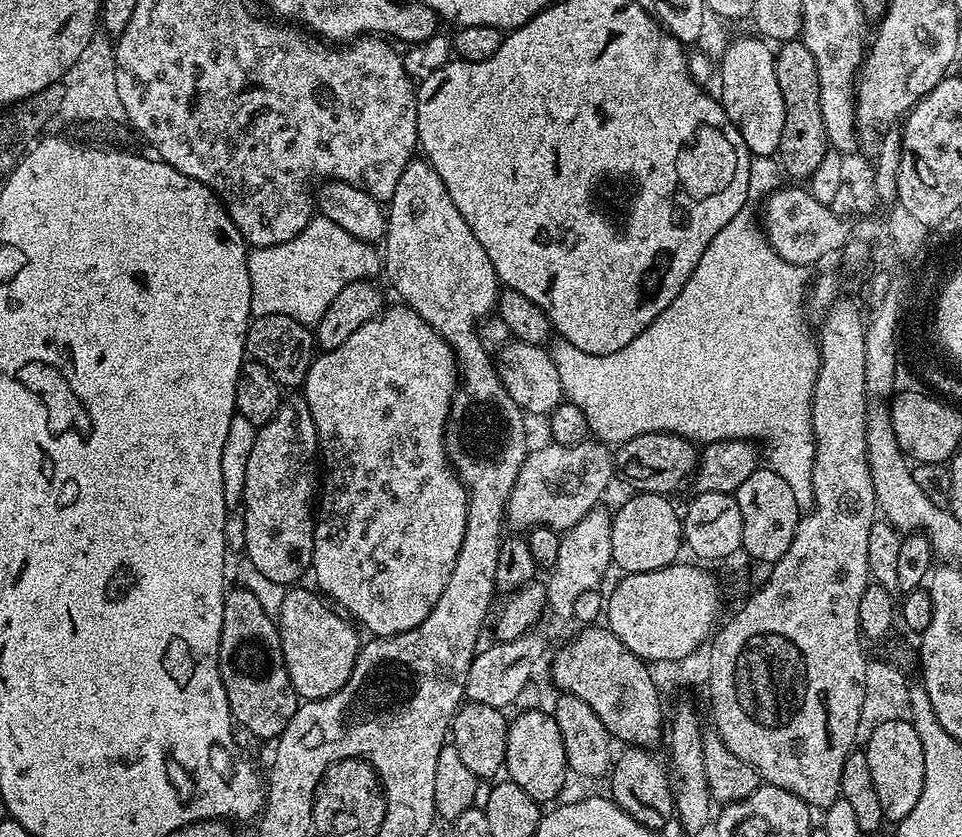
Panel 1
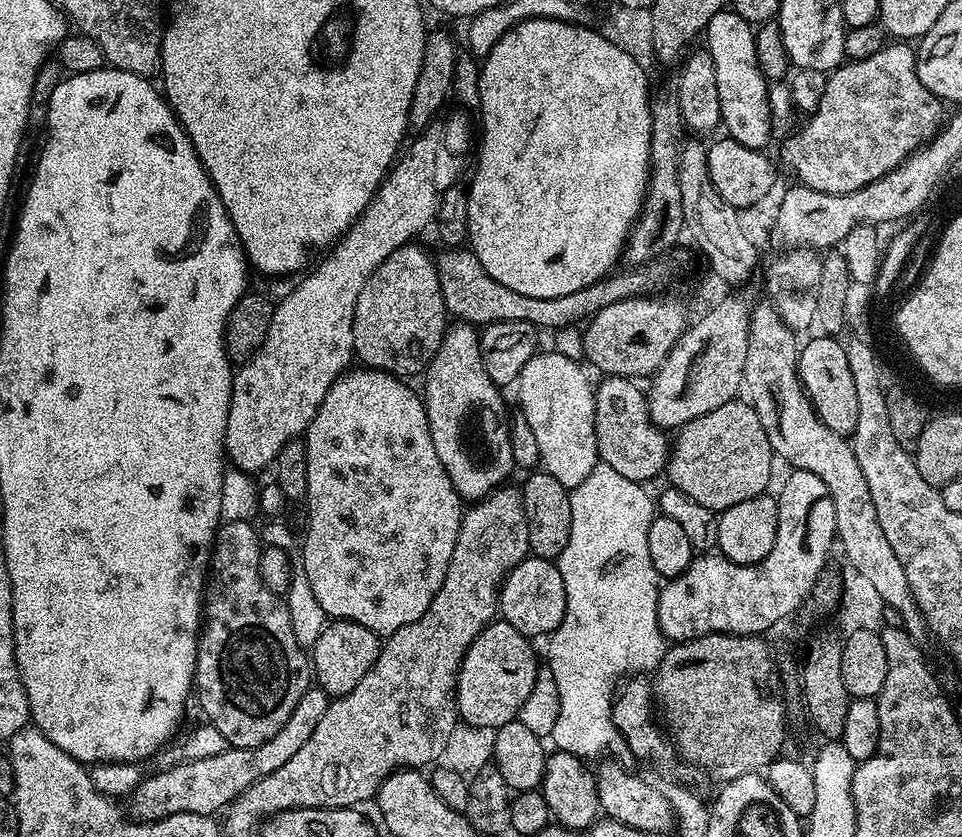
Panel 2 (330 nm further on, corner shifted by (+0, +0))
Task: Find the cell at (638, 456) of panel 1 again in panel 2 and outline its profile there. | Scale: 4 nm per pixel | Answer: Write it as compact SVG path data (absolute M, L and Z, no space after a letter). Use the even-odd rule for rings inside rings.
M740 398L731 400L726 402L726 406L718 406L718 410L702 414L702 418L686 422L675 433L668 453L667 483L680 490L686 498L717 514L726 511L730 506L738 506L738 502L746 502L746 498L765 495L769 491L768 483L772 480L774 453L770 438L766 438L766 430L762 430L762 422L755 408L751 403L744 401L743 404L742 401Z

